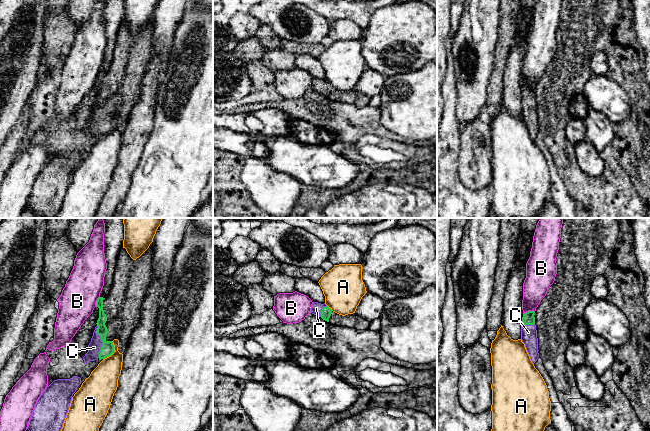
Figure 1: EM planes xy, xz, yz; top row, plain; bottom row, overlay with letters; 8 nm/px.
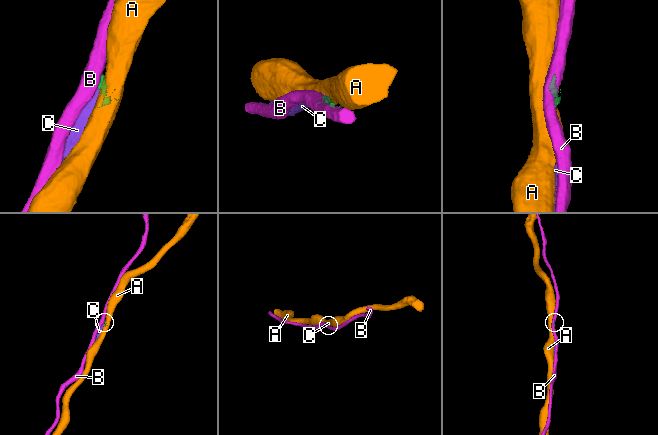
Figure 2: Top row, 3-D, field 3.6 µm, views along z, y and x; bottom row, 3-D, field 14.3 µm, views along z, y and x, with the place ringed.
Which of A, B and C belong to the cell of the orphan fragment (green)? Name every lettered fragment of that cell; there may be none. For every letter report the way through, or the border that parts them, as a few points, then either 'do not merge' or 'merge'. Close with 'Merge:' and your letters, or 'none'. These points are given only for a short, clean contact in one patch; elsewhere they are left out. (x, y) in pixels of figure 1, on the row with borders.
A: border xy (112, 341), (114, 351), (103, 359); do not merge
B: border yz (534, 311), (526, 311), (523, 314); do not merge
C: way xy (107, 349), (102, 340), (94, 347); merge
Merge: C

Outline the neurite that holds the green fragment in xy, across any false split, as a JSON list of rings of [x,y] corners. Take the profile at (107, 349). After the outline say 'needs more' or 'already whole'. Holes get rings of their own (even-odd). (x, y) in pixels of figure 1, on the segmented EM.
[[[153,243],[136,260],[121,247],[116,262],[113,284],[106,298],[99,297],[97,326],[93,332],[84,363],[111,356],[113,340],[119,340],[118,351],[124,354],[131,333],[139,324],[141,306],[153,279]]] | needs more

